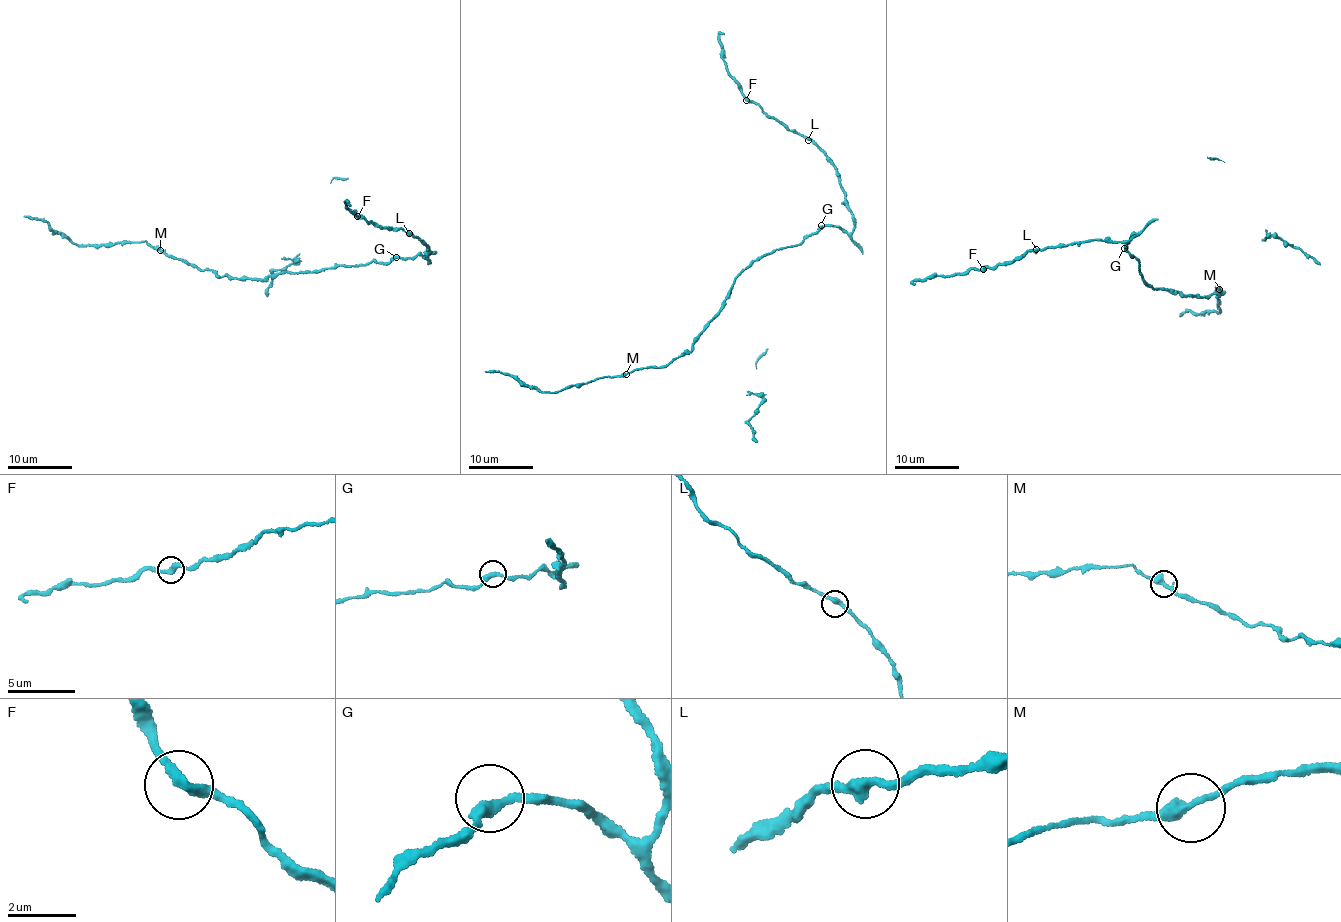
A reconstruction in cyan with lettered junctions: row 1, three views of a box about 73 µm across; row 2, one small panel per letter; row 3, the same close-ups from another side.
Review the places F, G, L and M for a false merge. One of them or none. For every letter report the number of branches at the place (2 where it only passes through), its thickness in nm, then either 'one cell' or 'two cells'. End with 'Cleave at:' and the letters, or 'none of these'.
F: 2 branches meet; 320 nm thick; one cell
G: 2 branches meet; 320 nm thick; one cell
L: 2 branches meet; 320 nm thick; one cell
M: 2 branches meet; 360 nm thick; one cell
Cleave at: none of these

